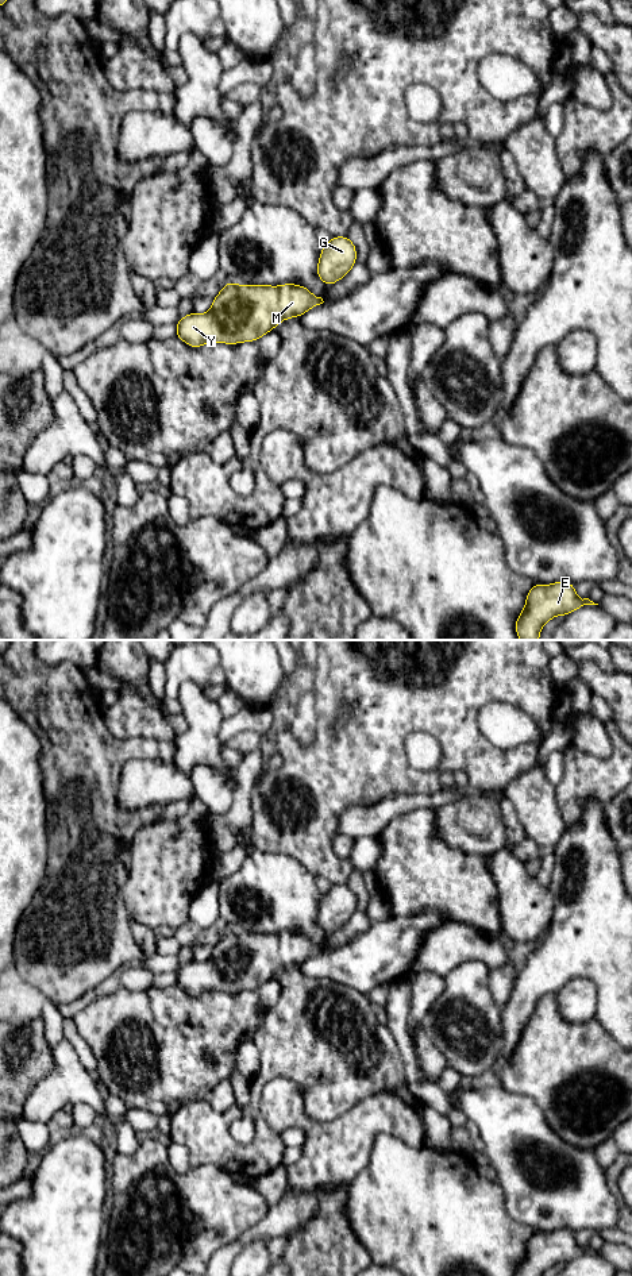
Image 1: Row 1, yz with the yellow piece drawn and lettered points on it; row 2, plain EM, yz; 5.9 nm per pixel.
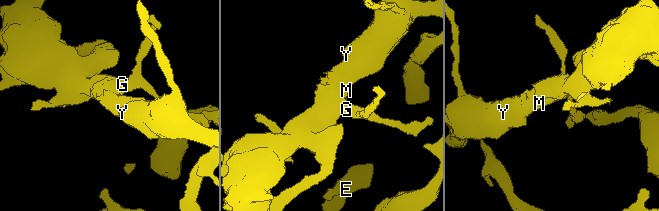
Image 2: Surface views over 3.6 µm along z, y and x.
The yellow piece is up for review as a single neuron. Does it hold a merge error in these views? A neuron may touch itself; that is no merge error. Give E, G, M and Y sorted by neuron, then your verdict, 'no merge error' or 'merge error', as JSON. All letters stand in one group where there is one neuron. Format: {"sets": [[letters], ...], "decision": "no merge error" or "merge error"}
{"sets": [["E", "G", "M", "Y"]], "decision": "no merge error"}

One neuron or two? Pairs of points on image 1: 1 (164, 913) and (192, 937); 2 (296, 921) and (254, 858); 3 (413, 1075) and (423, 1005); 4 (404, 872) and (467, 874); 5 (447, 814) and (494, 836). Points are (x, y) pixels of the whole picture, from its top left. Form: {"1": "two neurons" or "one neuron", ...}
{"1": "two neurons", "2": "one neuron", "3": "two neurons", "4": "one neuron", "5": "one neuron"}

